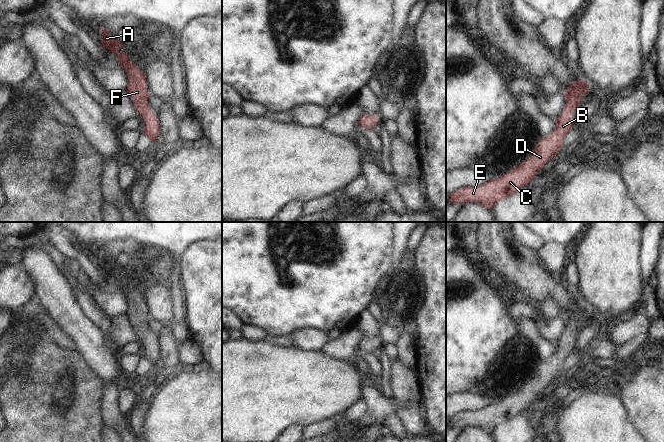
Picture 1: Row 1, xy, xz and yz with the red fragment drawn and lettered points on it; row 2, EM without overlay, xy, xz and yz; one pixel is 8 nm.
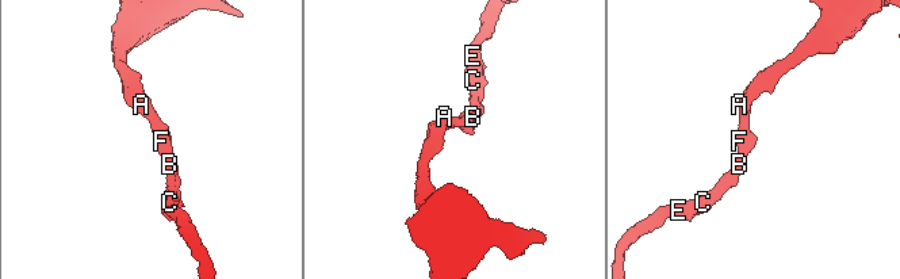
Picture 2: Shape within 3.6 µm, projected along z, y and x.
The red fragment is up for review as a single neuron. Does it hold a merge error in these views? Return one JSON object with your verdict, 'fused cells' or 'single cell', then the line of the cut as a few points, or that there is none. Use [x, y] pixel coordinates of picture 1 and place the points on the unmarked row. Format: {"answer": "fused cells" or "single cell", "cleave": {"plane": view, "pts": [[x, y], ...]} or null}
{"answer": "single cell", "cleave": null}

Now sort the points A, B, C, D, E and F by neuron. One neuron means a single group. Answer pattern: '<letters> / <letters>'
A B C D E F

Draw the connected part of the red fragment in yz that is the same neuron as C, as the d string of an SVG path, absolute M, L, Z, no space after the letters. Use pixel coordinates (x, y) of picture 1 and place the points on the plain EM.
M584 303L568 310L564 317L566 321L564 335L555 343L556 352L548 360L541 362L525 385L499 402L485 406L482 409L456 413L450 418L450 427L476 426L492 434L498 425L520 415L534 403L538 395L550 383L558 378L565 360L573 351L571 340L590 312L590 309Z

